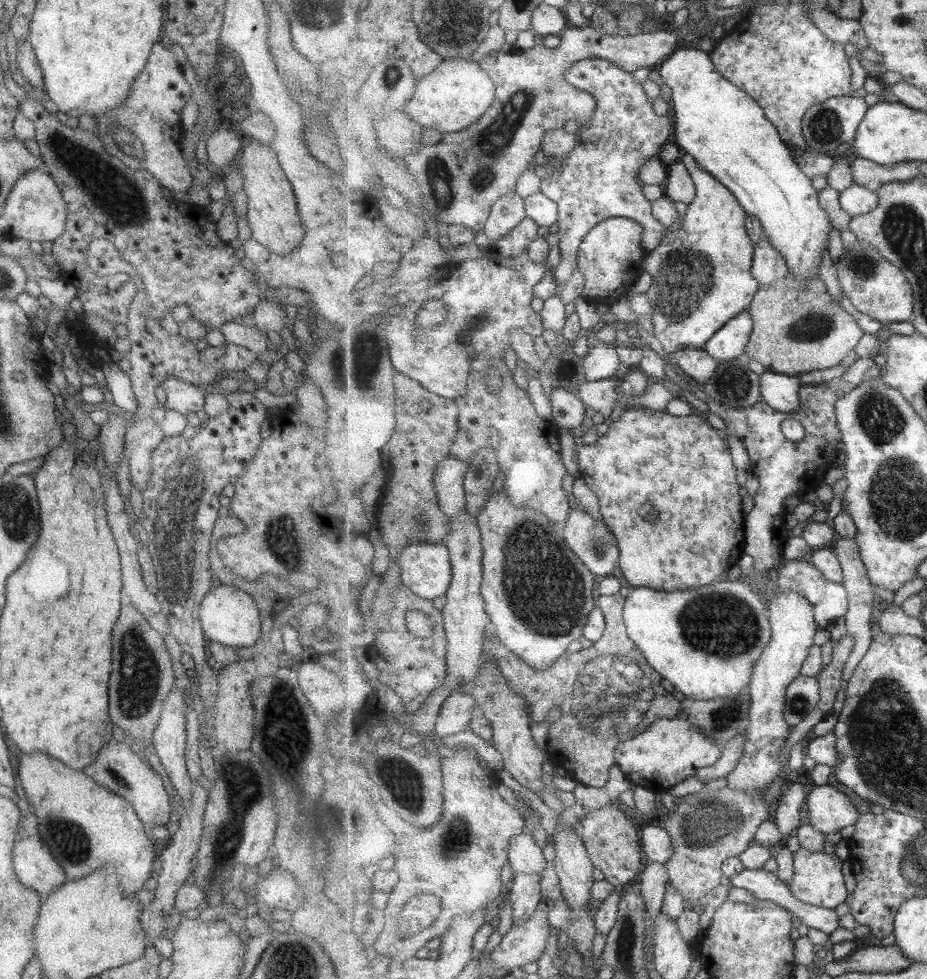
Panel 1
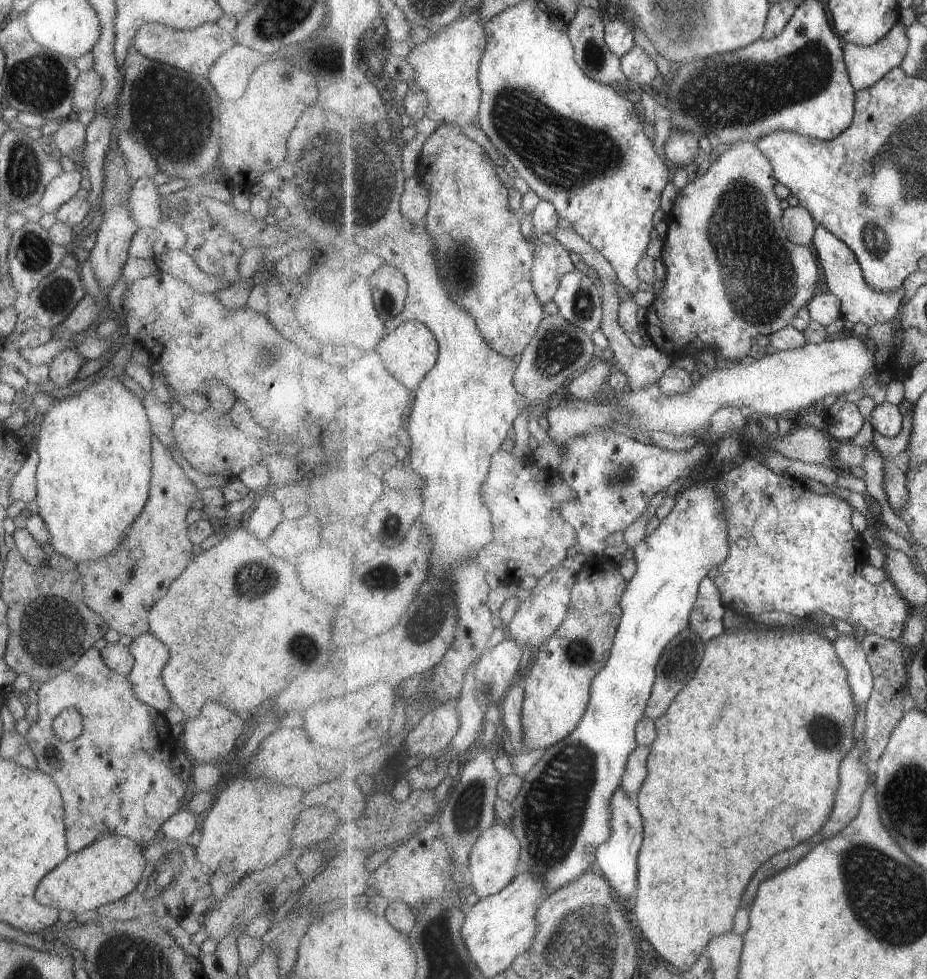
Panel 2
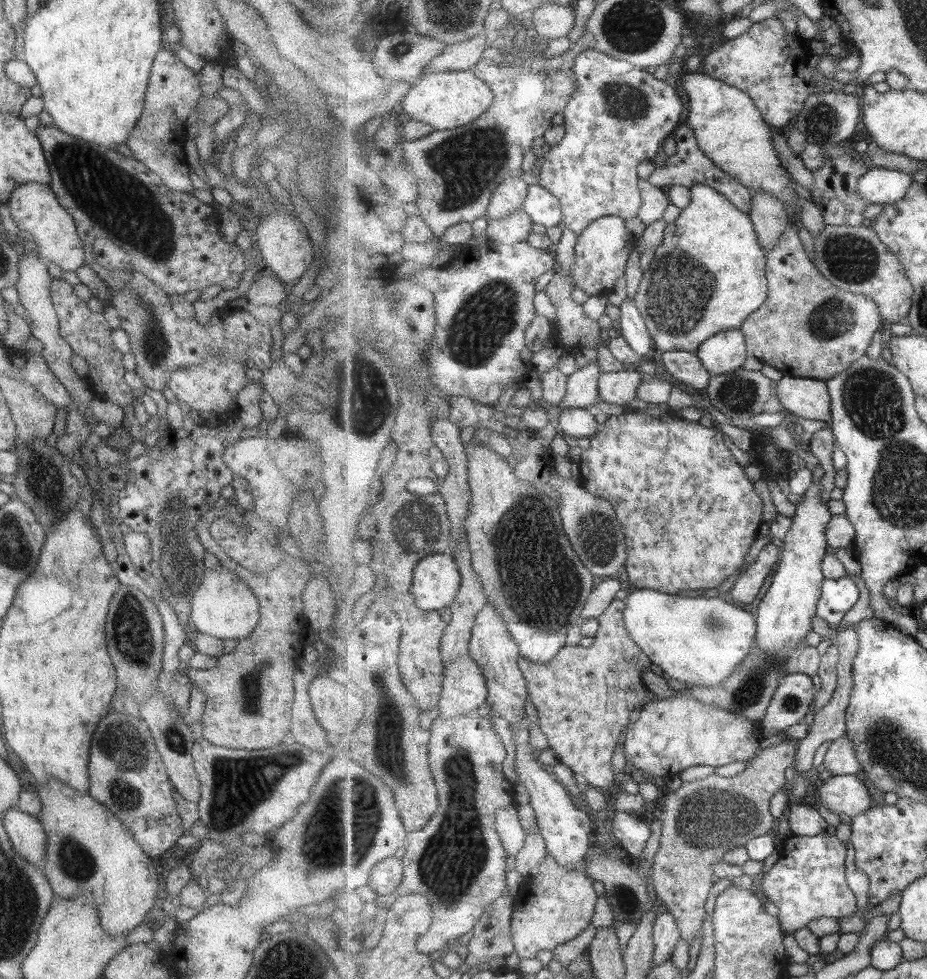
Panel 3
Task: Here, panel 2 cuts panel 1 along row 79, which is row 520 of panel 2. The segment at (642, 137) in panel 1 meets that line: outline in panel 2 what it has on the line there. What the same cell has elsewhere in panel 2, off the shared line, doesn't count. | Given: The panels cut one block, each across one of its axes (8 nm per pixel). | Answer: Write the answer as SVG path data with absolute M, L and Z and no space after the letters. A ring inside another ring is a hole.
M603 427L593 428L591 432L591 435L575 437L565 444L565 452L557 468L560 478L577 492L577 500L563 504L561 512L563 512L563 518L574 524L575 530L579 532L579 552L582 552L587 561L594 555L603 554L607 538L611 534L617 531L625 532L631 528L631 524L639 520L641 514L645 514L651 506L651 500L661 490L666 490L670 484L680 478L688 478L695 467L709 460L708 448L700 439L691 450L679 452L679 450L663 449L653 444L643 444L619 432L604 430Z

